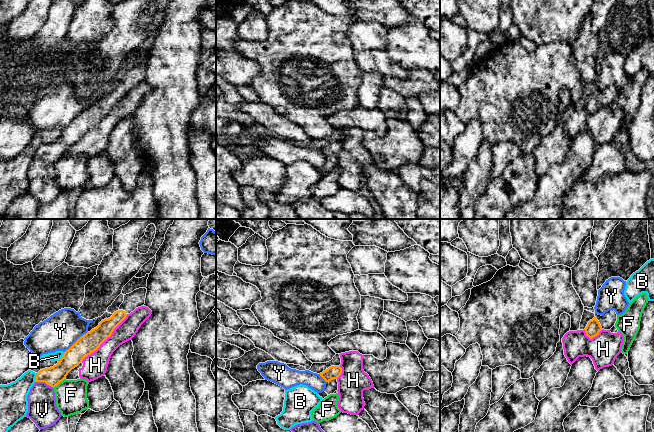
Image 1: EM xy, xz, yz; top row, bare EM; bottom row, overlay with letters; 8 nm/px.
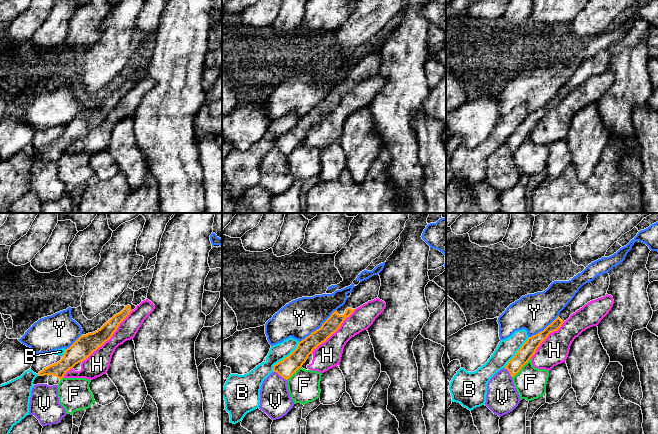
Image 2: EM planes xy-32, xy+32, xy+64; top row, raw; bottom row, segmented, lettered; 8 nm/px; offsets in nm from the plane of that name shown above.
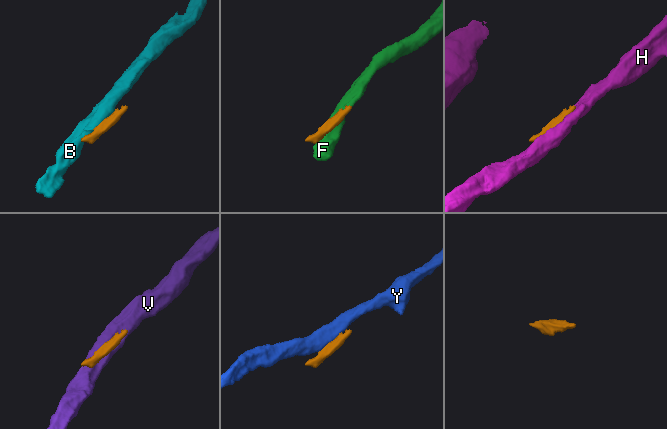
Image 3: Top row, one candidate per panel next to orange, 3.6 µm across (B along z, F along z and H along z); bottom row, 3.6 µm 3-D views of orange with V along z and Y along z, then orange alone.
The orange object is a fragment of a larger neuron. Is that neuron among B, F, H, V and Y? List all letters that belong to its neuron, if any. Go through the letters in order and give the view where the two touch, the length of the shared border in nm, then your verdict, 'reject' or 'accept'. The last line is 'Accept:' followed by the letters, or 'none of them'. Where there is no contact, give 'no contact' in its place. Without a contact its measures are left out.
B: xy | 90 nm | reject
F: xy | 120 nm | reject
H: xy | 550 nm | reject
V: xy | 160 nm | reject
Y: xy | 260 nm | reject
Accept: none of them

